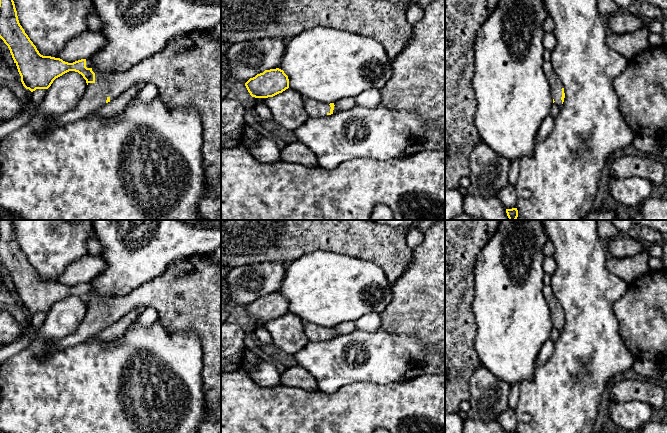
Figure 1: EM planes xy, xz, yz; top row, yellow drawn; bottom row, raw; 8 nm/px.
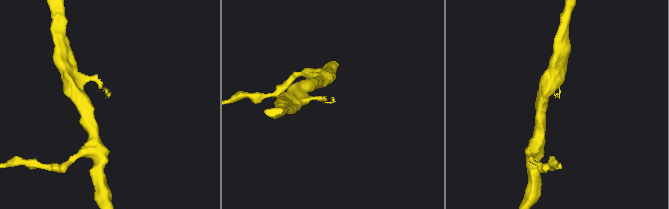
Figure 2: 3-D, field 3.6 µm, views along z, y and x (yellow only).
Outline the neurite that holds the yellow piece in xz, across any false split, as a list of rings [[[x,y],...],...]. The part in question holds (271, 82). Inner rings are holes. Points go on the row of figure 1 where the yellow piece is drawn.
[[[276,68],[250,78],[245,86],[252,97],[268,98],[288,89],[289,79],[283,70]]]

